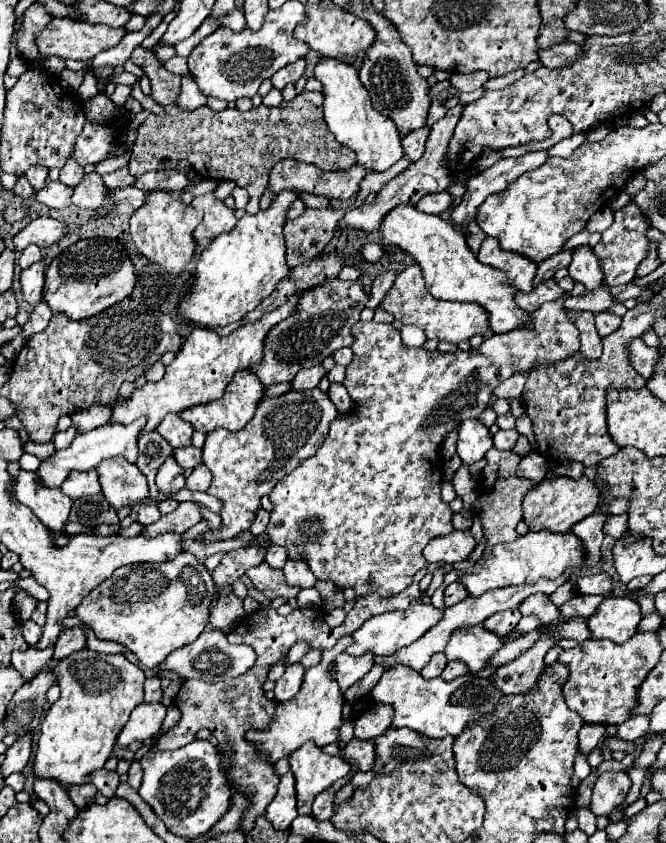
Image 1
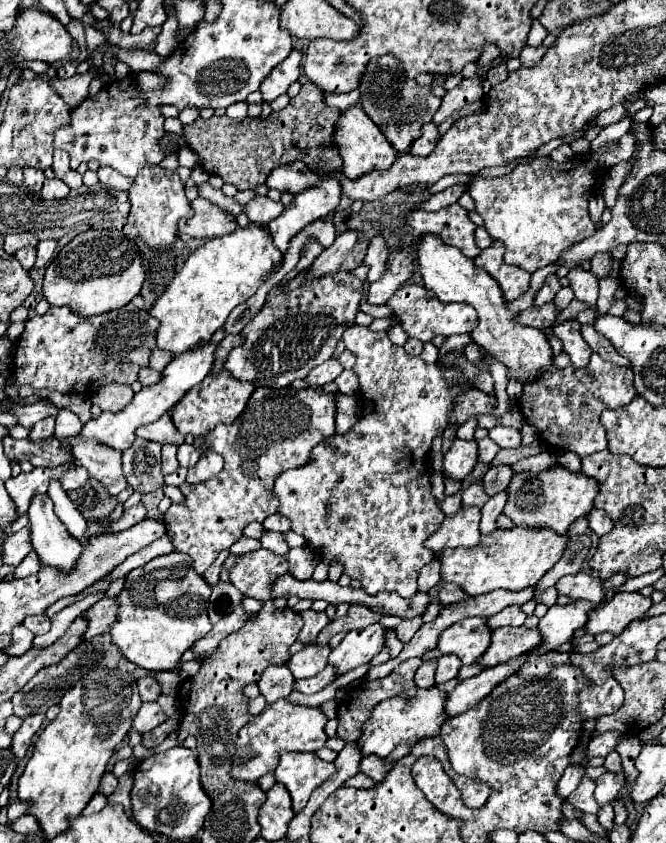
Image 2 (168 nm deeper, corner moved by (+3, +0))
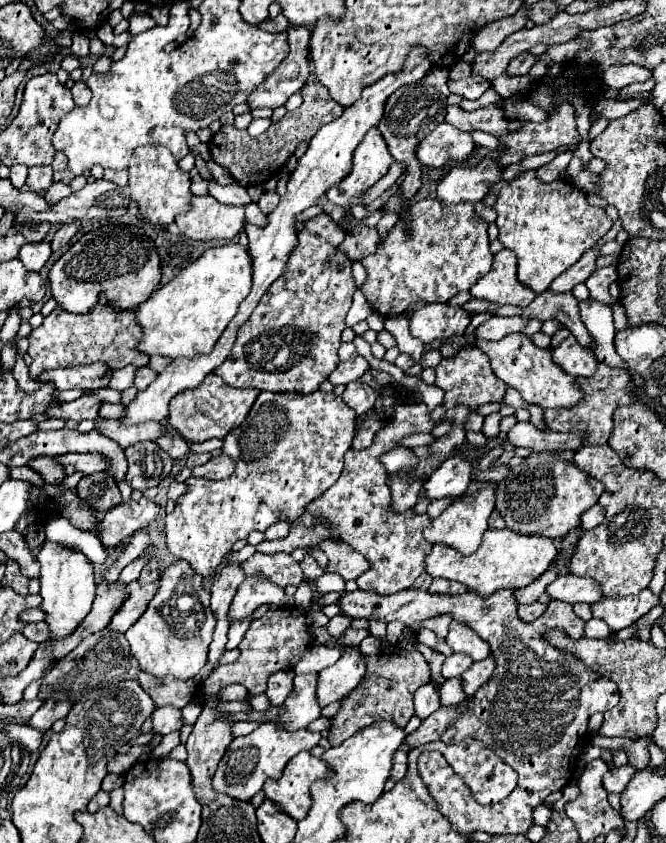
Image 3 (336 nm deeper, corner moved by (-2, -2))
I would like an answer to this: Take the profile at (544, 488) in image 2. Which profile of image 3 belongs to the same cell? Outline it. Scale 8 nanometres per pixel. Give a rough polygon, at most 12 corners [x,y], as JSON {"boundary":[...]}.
{"boundary":[[532,453],[496,489],[520,535],[562,539],[604,485]]}

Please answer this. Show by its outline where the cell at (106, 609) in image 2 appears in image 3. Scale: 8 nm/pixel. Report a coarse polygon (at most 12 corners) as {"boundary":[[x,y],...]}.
{"boundary":[[158,581],[126,587],[126,603],[108,629],[126,633],[146,611]]}

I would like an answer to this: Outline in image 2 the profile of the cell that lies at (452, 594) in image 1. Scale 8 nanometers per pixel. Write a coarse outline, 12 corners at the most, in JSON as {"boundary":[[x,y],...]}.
{"boundary":[[447,583],[439,591],[439,601],[445,605],[465,601],[469,595]]}

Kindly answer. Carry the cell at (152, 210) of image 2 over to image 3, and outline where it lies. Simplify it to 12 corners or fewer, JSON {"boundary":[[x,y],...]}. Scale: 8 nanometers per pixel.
{"boundary":[[166,147],[134,149],[130,195],[168,227],[190,209],[190,177]]}

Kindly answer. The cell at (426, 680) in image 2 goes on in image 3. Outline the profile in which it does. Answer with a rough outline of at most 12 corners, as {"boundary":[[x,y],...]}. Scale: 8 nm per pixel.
{"boundary":[[432,683],[414,695],[416,715],[426,719],[440,707]]}

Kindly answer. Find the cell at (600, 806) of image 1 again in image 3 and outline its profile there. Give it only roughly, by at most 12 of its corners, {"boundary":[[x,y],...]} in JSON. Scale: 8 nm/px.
{"boundary":[[612,767],[604,775],[606,793],[622,793],[634,769]]}

